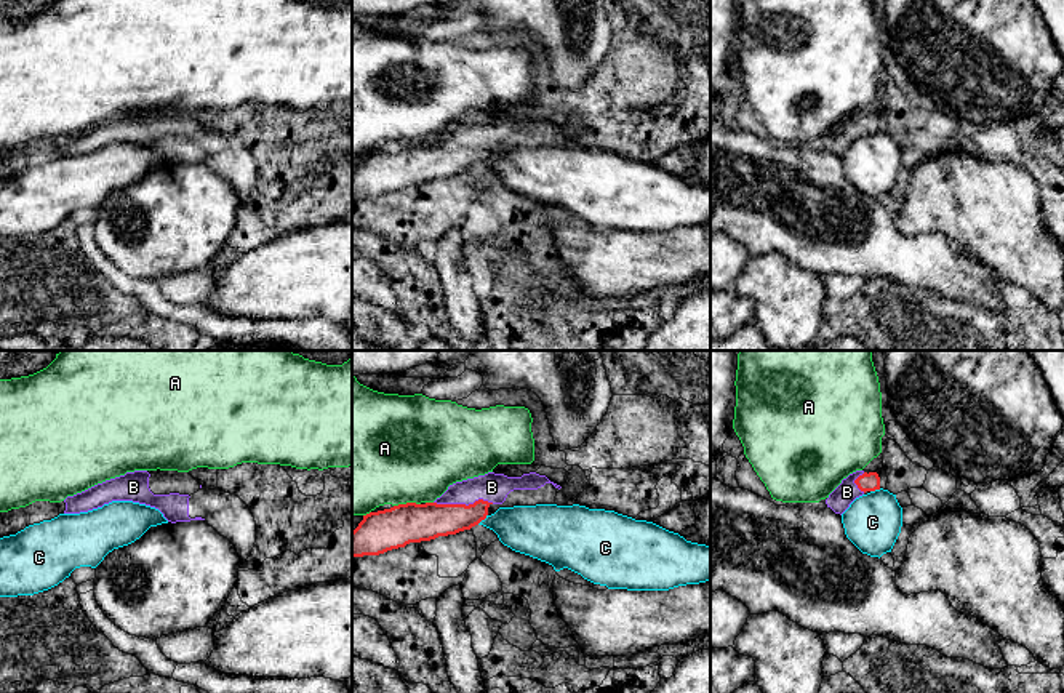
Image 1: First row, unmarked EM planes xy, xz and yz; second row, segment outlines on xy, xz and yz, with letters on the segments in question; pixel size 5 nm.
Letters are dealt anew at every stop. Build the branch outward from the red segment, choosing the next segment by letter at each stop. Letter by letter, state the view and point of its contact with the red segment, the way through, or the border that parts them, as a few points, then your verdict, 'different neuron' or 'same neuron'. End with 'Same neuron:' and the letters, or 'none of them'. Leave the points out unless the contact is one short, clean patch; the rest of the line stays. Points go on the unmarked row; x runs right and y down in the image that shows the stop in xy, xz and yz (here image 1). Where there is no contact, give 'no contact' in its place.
A: meets red in xz at (407, 144); different neuron
B: meets red in xz at (464, 146); runs through xz (418, 164), (440, 160), (464, 146), (477, 135), (492, 128); same neuron
C: meets red in xz at (482, 160); border along xz (487, 156), (477, 165); different neuron
Same neuron: B

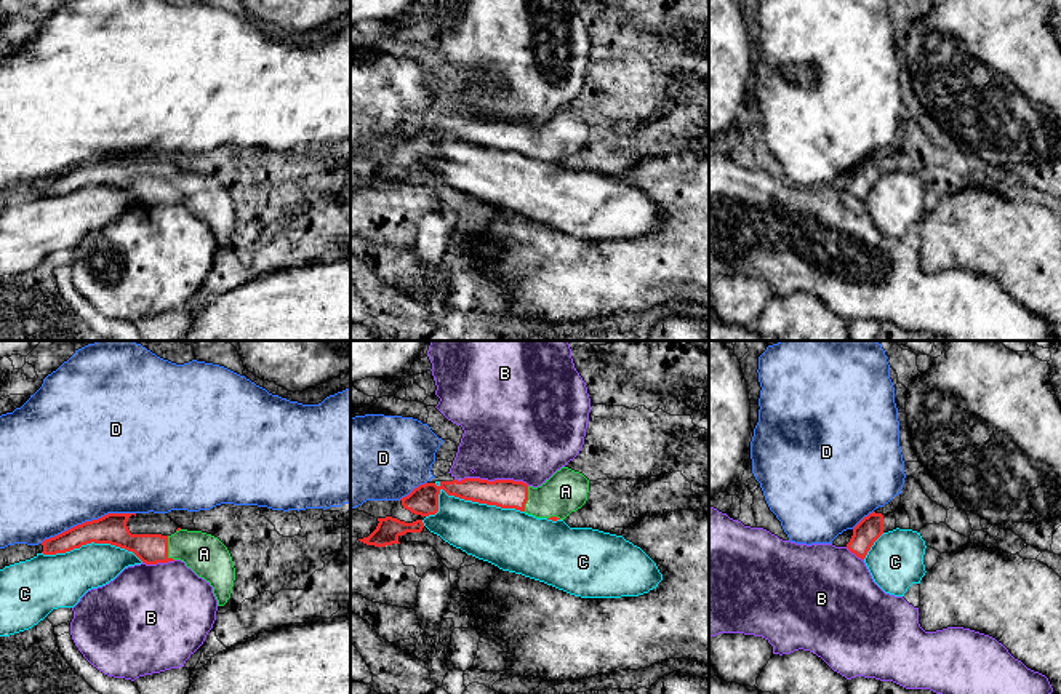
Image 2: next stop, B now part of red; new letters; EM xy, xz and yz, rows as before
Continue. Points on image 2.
A: meets red in xy at (167, 191); runs through xy (151, 191), (167, 191), (197, 191), (204, 195); same neuron
B: meets red in xz at (492, 123); different neuron
C: meets red in xz at (466, 141); different neuron
D: meets red in xy at (87, 163); different neuron
Same neuron: A

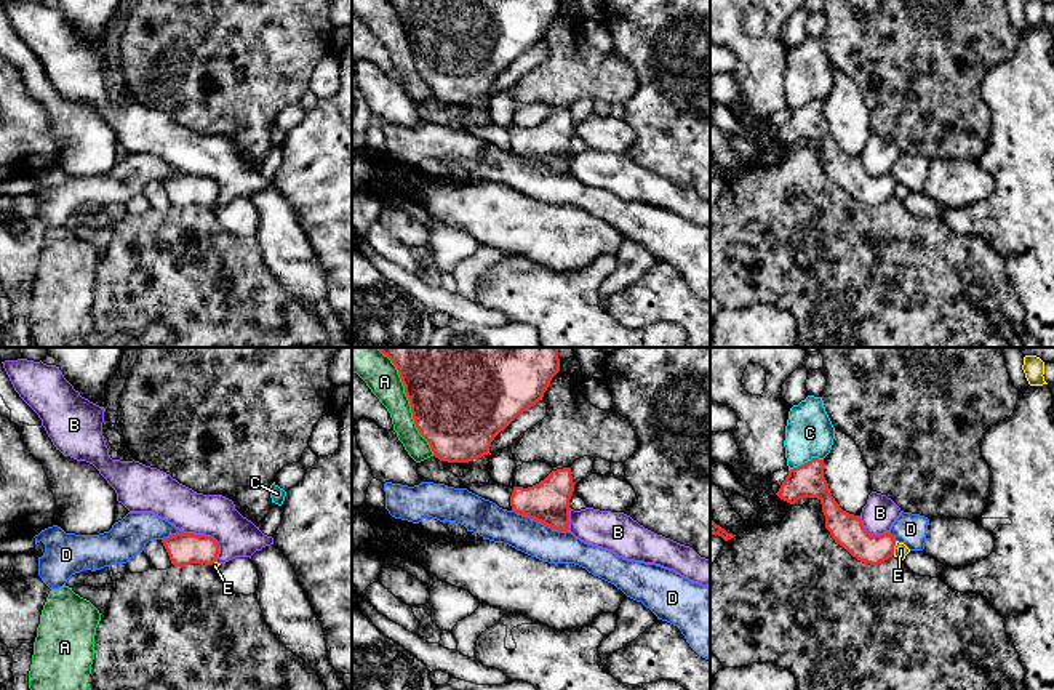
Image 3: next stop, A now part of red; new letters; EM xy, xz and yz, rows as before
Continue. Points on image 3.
A: meets red in xz at (411, 48); different neuron
B: meets red in xy at (208, 178); different neuron
C: meets red in yz at (805, 104); different neuron
D: meets red in xz at (539, 162); border along xz (512, 151), (566, 173); different neuron
E: meets red in yz at (893, 189); border along yz (896, 183), (893, 196); different neuron
Same neuron: none of them

